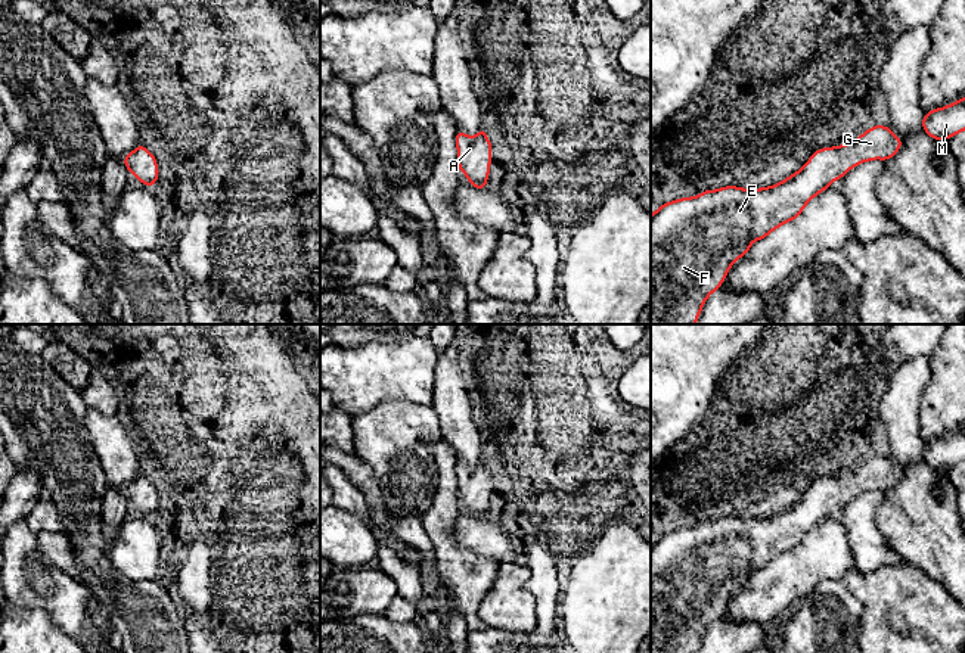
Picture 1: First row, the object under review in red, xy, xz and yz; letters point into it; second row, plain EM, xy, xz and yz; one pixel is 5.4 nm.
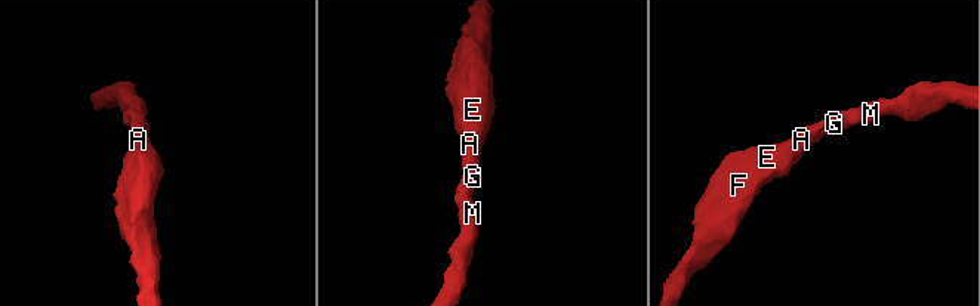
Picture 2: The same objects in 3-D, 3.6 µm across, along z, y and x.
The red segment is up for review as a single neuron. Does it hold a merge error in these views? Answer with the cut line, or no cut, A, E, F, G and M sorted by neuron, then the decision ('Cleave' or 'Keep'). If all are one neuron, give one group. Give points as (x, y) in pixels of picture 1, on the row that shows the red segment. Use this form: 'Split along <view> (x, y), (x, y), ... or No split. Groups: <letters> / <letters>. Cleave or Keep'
No split. Groups: A E F G M. Keep

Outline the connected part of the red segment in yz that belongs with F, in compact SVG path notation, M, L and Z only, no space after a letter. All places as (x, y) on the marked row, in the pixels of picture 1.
M874 125L847 144L817 149L803 168L775 186L763 189L726 186L661 205L651 215L651 324L695 324L705 299L720 287L733 262L750 252L753 242L795 220L816 195L843 178L853 167L872 159L888 161L900 147L902 139L888 125Z

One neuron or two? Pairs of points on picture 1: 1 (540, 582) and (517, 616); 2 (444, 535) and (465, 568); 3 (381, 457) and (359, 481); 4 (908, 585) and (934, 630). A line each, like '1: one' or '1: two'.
1: two
2: one
3: two
4: one

